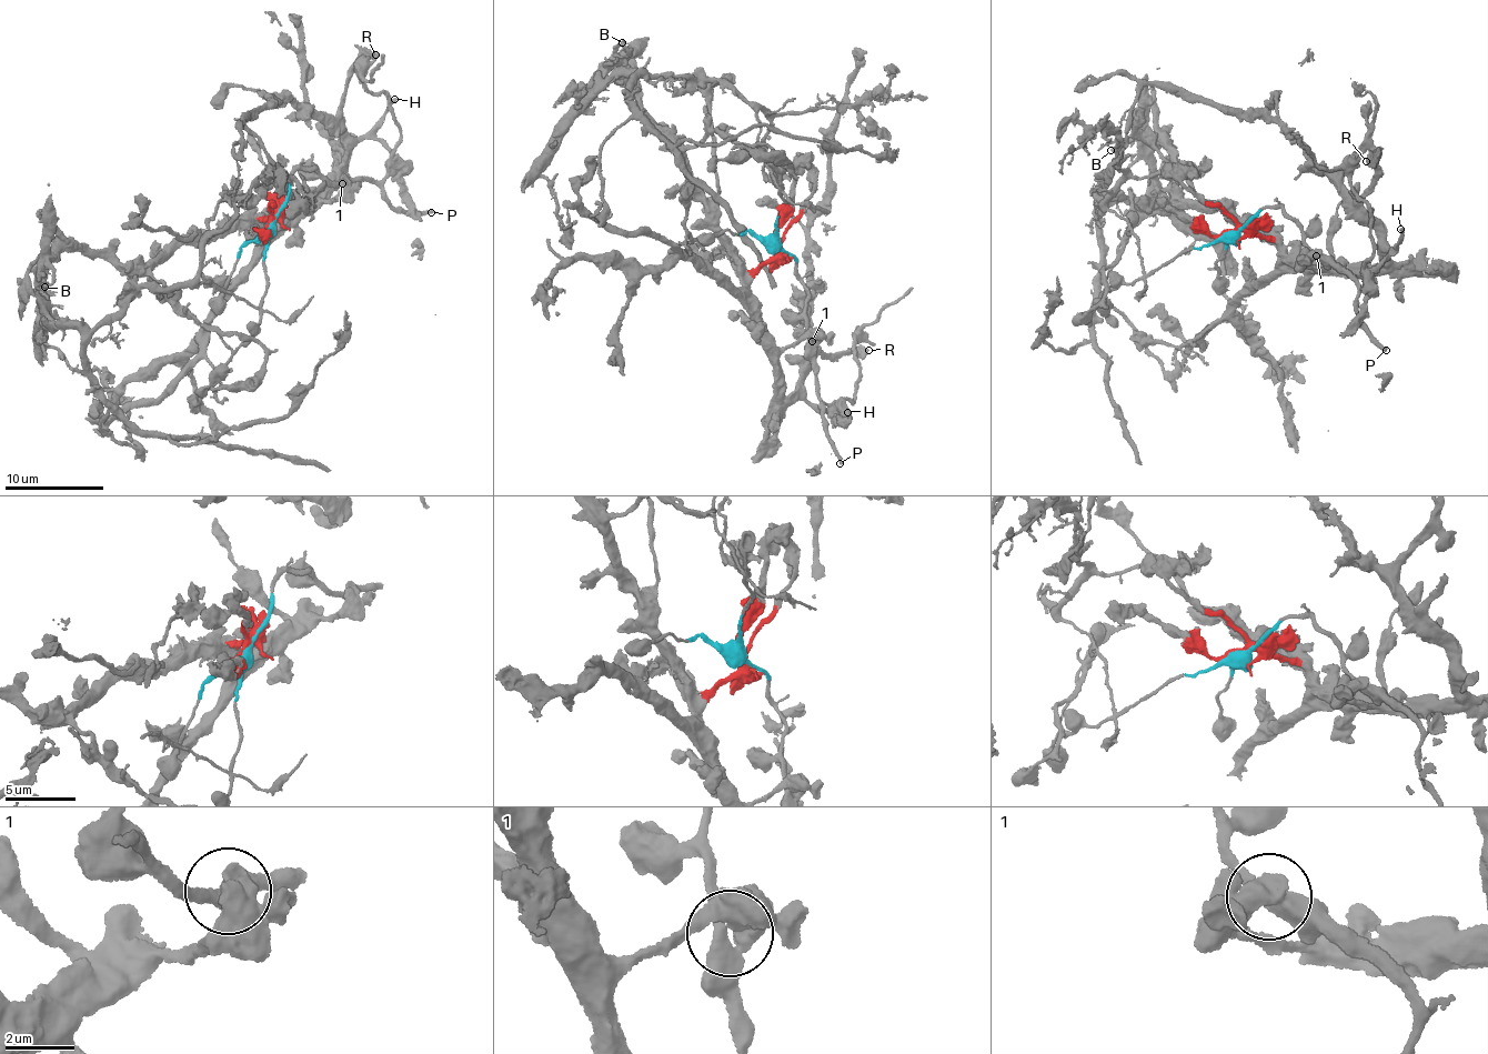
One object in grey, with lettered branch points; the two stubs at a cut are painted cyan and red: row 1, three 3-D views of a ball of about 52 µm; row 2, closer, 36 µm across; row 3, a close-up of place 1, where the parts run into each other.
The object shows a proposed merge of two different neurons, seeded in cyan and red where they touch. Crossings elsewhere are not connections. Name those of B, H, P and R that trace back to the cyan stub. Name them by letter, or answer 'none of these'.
P

